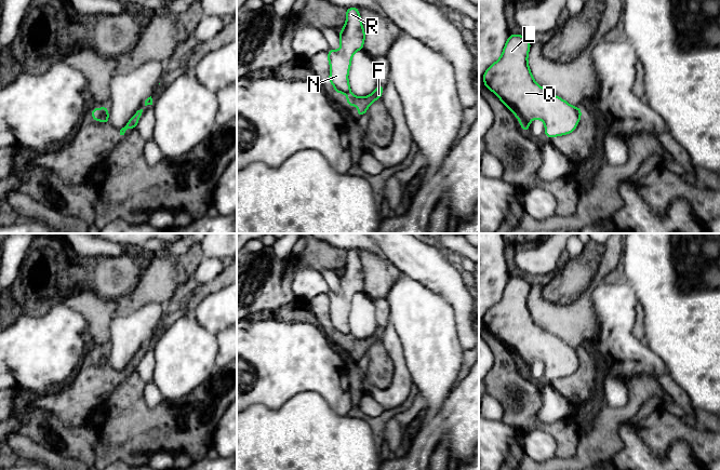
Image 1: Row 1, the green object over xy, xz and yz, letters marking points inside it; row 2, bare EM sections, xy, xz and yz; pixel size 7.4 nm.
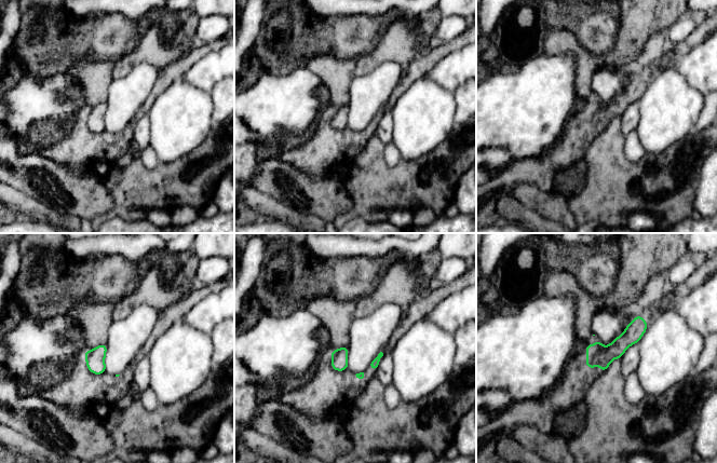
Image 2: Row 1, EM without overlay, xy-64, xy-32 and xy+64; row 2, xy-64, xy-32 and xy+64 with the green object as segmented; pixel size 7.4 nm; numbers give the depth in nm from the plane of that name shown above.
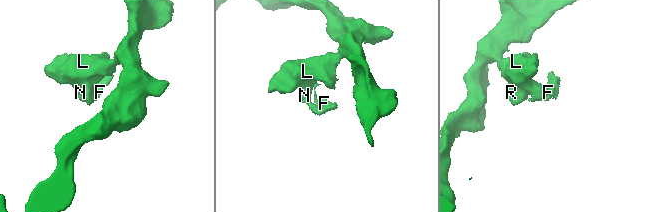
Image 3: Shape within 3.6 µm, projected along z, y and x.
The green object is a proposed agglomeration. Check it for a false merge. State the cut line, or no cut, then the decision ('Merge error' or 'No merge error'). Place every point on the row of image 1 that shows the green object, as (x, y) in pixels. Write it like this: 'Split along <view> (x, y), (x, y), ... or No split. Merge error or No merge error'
Split along xz (335, 86), (343, 91), (349, 91). Merge error

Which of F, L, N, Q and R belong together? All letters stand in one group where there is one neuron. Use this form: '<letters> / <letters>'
F / L N Q R

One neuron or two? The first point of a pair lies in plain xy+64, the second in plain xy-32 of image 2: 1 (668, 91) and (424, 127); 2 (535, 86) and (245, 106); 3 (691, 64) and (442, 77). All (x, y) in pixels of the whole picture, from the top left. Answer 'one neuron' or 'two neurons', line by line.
1: one neuron
2: one neuron
3: one neuron

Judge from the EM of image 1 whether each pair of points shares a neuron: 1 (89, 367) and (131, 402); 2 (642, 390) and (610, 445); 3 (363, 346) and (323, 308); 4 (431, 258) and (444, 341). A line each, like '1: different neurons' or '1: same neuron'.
1: different neurons
2: same neuron
3: same neuron
4: different neurons

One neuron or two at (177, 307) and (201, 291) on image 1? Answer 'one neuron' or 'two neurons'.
one neuron

